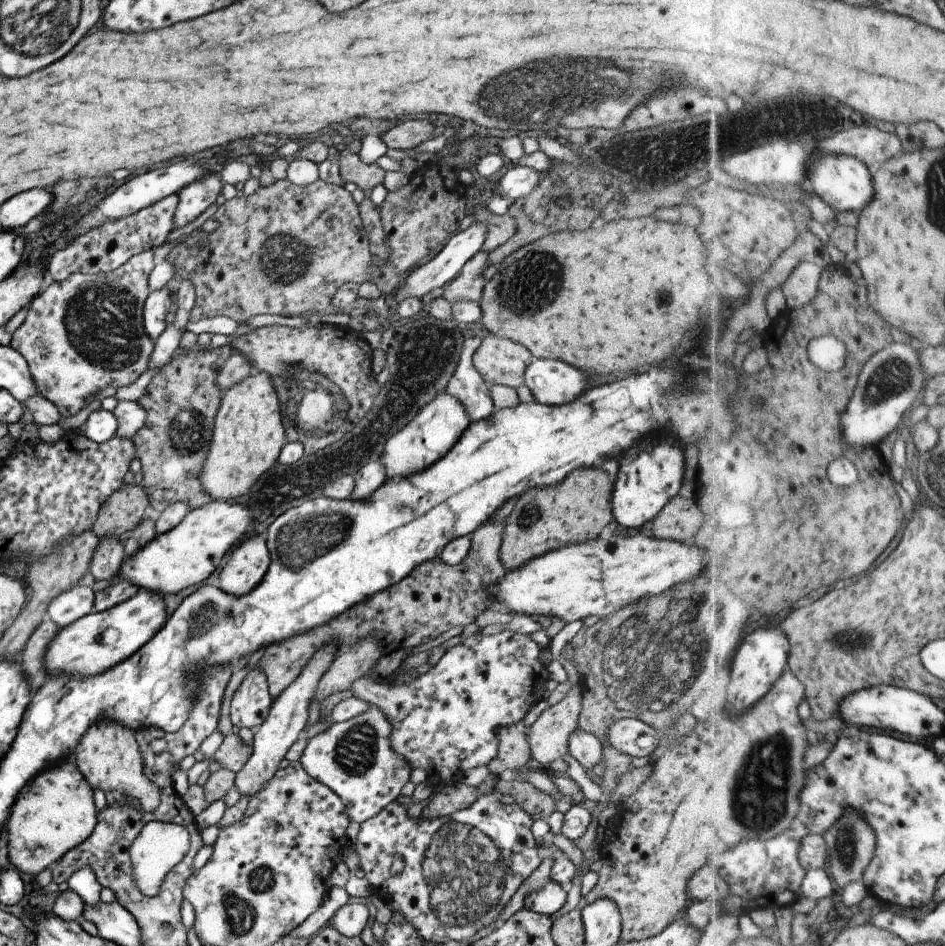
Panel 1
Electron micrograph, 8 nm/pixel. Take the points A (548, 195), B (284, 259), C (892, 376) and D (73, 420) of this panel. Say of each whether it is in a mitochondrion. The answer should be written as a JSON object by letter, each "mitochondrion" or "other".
{"A":"mitochondrion","B":"mitochondrion","C":"mitochondrion","D":"other"}

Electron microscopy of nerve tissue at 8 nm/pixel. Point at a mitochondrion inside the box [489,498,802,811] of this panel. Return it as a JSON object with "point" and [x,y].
{"point":[655,675]}

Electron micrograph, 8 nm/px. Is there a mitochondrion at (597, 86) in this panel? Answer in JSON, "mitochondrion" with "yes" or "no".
{"mitochondrion":"yes"}

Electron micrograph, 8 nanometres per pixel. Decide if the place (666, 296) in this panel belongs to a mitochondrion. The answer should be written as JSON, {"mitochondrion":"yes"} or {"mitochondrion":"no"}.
{"mitochondrion":"yes"}

